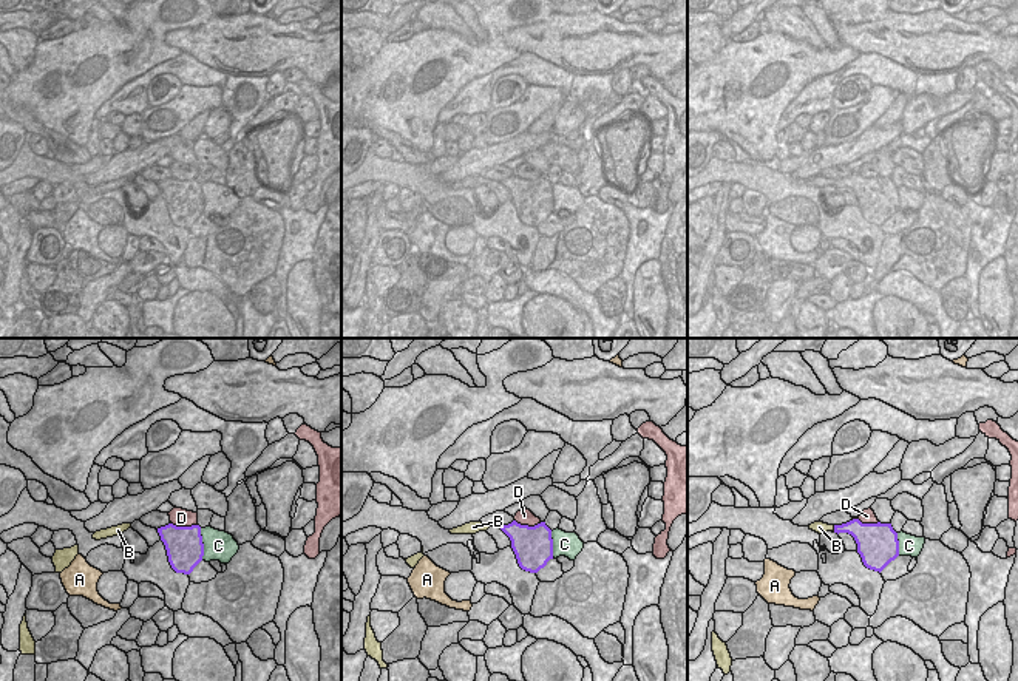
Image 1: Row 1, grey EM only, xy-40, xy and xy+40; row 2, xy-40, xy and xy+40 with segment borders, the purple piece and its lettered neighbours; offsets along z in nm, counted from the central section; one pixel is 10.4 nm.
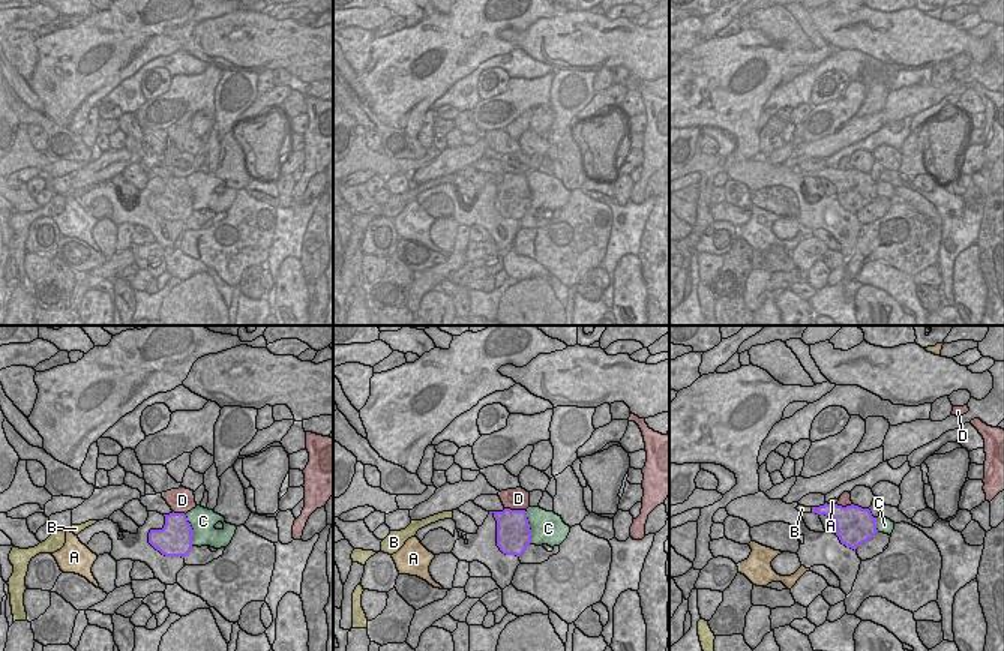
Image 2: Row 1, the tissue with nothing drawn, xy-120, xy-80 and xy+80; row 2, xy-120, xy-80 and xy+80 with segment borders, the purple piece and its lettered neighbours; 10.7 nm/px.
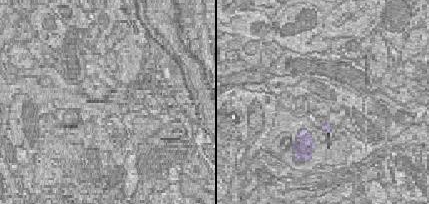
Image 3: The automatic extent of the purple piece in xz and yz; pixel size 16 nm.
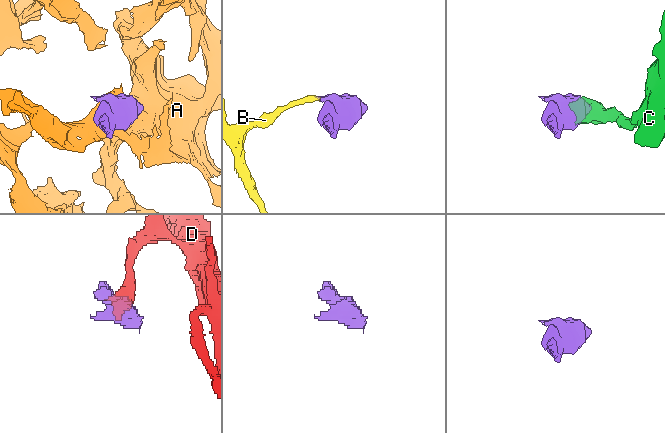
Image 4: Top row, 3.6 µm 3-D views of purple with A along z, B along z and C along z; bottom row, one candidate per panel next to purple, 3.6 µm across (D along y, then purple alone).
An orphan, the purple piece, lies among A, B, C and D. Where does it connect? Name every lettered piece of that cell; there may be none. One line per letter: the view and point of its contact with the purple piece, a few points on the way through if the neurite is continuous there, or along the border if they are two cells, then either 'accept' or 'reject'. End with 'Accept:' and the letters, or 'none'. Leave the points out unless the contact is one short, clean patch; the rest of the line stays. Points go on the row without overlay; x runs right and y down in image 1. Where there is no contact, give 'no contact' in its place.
A: meets purple in xy+40 at (856, 173); border along xy+40 (853, 172), (858, 173); reject
B: meets purple in xy+40 at (834, 182); runs through xy+40 (856, 182), (834, 182), (819, 181); accept
C: meets purple in xy-40 at (203, 198); reject
D: meets purple in xy at (527, 179); border along xy (515, 173), (524, 179), (541, 176); reject
Accept: B

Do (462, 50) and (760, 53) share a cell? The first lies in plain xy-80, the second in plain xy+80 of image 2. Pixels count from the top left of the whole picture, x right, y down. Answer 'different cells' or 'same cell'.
same cell

